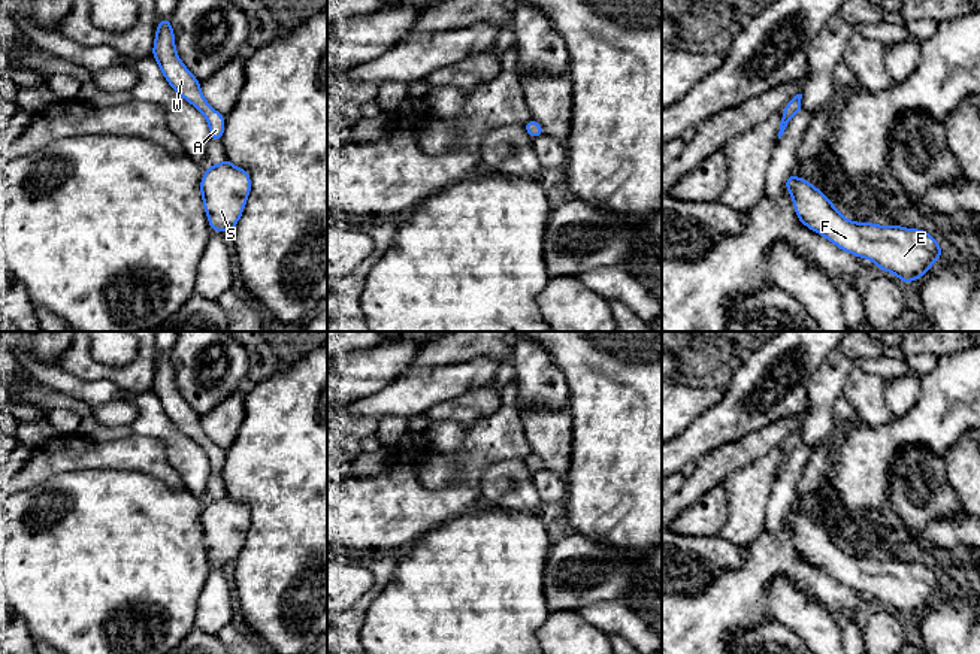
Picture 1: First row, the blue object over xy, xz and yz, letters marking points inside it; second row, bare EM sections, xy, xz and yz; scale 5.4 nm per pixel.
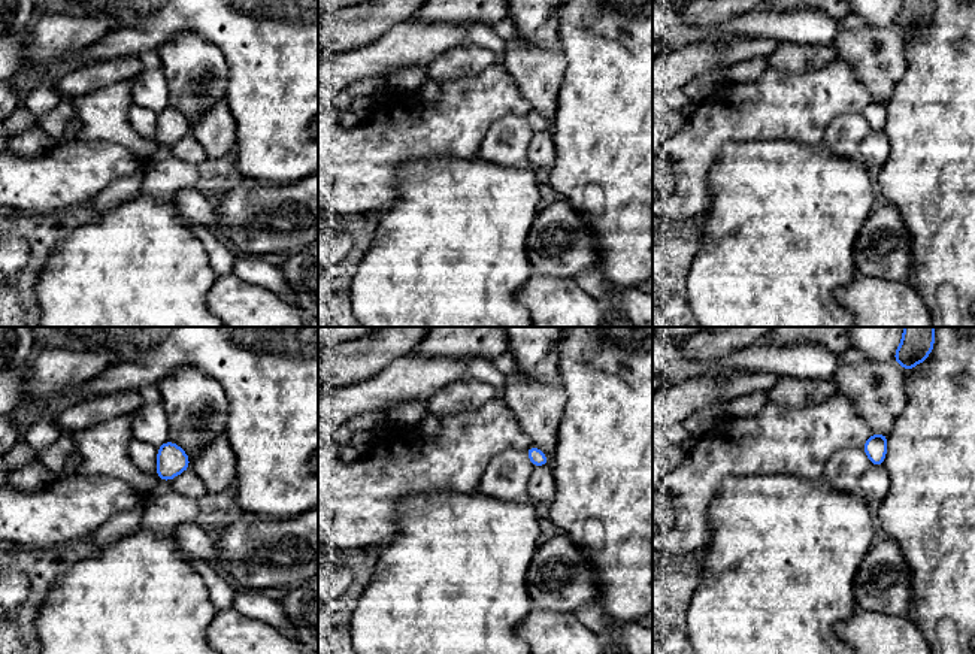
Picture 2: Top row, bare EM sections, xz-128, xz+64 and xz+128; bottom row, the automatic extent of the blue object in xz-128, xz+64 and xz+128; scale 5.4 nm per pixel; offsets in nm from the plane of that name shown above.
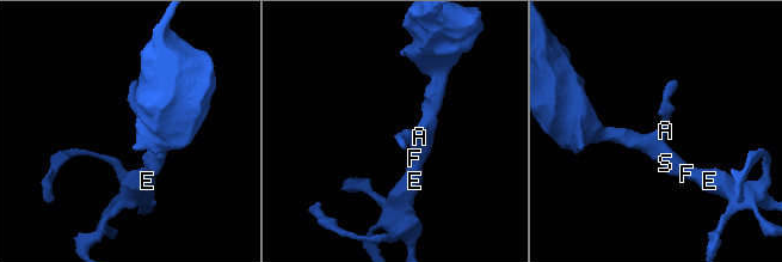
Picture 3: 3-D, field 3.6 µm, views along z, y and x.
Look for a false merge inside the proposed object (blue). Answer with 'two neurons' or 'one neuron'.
one neuron

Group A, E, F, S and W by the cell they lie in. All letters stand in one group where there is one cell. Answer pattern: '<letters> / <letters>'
A E F S W

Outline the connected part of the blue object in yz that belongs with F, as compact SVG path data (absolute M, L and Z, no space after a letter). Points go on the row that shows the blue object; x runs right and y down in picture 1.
M792 172L784 187L804 225L840 249L871 260L881 272L895 273L904 284L922 278L944 252L925 230L847 219L820 190Z

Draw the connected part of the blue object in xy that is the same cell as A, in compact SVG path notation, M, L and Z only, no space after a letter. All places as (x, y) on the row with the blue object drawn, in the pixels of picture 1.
M170 16L160 21L155 28L155 42L151 54L170 87L188 103L197 108L206 118L211 131L211 140L221 142L226 128L226 116L217 112L203 97L200 81L179 60L175 48L175 33L170 25Z

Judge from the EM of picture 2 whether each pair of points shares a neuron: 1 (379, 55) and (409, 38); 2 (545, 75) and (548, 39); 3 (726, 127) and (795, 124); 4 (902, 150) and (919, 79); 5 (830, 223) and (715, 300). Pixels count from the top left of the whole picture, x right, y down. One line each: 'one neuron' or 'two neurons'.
1: one neuron
2: two neurons
3: one neuron
4: one neuron
5: one neuron

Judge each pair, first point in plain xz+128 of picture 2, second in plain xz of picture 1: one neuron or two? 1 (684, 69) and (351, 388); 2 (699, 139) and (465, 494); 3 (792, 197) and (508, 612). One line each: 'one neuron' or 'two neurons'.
1: two neurons
2: one neuron
3: one neuron

